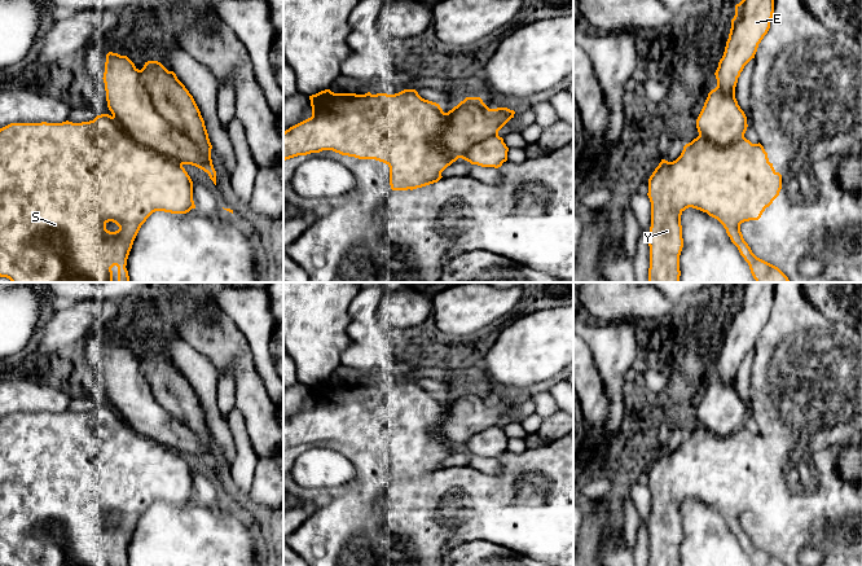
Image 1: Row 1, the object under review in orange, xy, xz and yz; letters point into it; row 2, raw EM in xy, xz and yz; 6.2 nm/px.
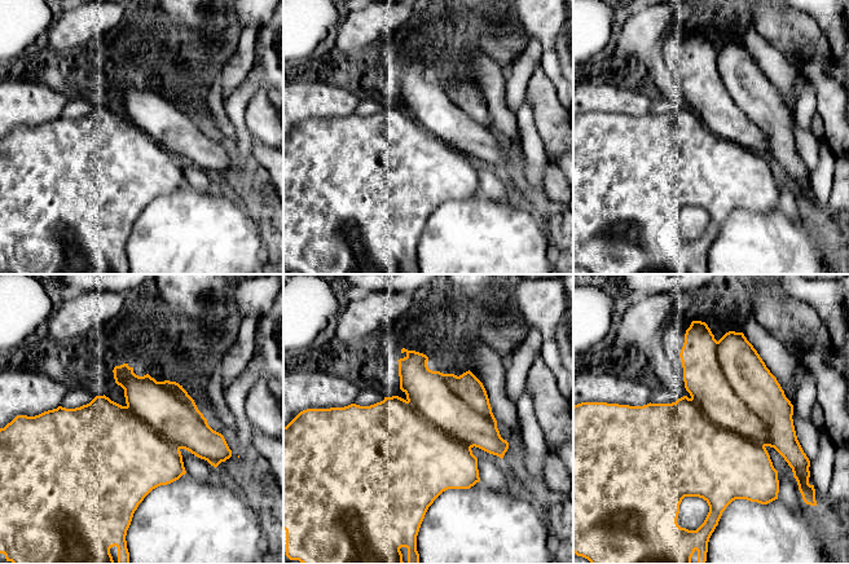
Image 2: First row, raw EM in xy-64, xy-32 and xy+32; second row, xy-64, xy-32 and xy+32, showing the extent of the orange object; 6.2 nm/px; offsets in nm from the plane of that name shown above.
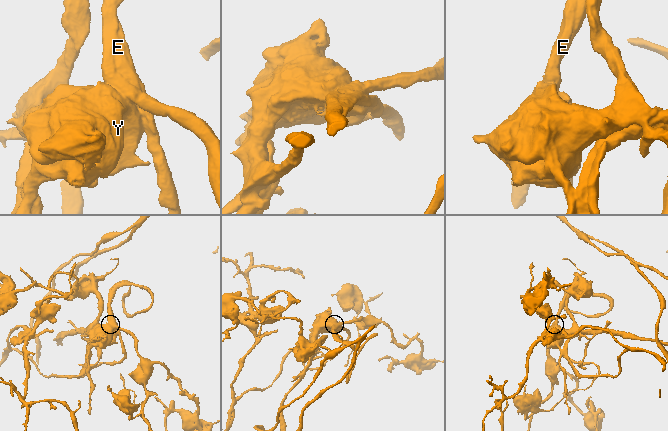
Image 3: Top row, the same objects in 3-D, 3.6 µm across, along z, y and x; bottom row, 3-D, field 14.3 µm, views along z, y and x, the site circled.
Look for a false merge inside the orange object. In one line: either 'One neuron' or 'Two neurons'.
One neuron

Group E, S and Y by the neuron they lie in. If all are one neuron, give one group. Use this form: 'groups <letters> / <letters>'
groups E S Y

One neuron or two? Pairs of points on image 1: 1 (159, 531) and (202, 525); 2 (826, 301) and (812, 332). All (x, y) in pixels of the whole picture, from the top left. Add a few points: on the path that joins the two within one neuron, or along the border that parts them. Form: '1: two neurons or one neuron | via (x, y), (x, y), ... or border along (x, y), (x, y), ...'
1: one neuron | via (170, 531), (192, 531)
2: two neurons | border along (804, 295), (822, 314), (848, 327)

